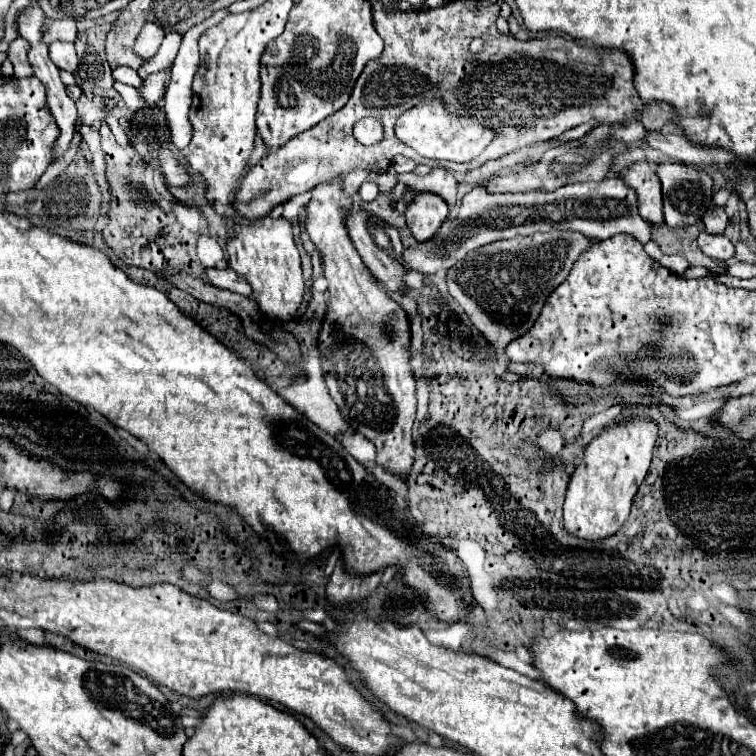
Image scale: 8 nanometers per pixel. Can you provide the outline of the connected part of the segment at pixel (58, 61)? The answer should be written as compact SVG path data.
M54 41L50 45L50 59L54 59L54 65L62 71L70 71L72 75L78 75L78 57L72 43Z

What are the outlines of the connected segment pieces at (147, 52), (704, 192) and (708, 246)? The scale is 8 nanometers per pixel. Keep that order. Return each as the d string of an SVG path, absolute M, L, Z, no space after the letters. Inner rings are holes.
M146 23L142 27L142 33L136 39L136 47L134 49L142 59L150 59L150 57L156 55L162 39L164 39L164 31L154 23Z
M660 163L658 165L658 177L662 181L664 191L664 221L670 229L686 229L696 225L712 203L712 177L694 167L694 165L682 165L682 163Z
M700 231L698 235L698 249L712 257L712 259L718 259L718 261L724 261L724 259L730 259L734 255L734 245L730 243L728 237L724 235L708 235L704 231Z

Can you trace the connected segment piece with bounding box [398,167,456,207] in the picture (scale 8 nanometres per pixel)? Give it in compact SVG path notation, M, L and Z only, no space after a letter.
M434 169L428 177L416 177L413 172L398 175L398 183L412 183L416 191L426 191L442 197L448 207L454 207L456 203L456 179L446 169Z

